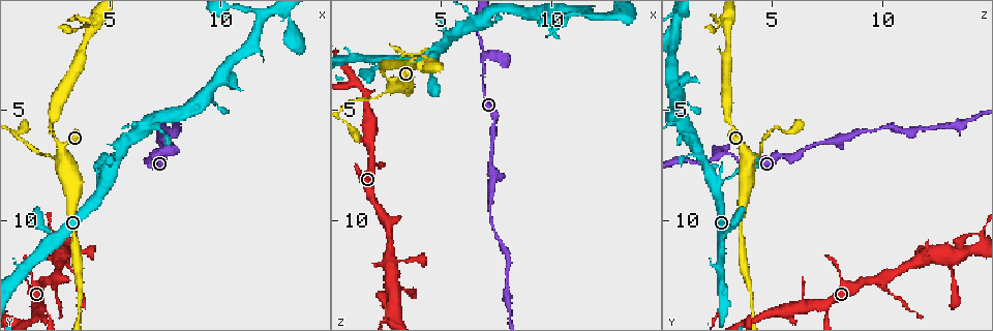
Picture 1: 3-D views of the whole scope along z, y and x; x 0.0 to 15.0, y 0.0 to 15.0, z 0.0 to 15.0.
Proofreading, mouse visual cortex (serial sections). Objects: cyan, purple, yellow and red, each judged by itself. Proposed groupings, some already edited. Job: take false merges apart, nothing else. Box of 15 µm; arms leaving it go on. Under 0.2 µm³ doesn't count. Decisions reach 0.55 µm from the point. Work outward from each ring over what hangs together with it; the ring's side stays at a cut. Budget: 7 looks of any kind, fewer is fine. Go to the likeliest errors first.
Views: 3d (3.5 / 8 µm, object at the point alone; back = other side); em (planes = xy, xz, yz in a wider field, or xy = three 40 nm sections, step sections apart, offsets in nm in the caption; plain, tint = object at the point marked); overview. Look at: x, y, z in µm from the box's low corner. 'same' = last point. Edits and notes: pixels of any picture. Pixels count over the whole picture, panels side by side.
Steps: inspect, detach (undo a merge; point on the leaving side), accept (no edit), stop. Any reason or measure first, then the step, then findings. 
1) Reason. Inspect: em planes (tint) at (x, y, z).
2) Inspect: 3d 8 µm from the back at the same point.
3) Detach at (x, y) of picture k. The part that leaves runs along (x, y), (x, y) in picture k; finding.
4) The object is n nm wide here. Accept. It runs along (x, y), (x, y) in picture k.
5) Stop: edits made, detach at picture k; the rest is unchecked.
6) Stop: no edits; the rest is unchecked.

Closes a loop. Inspect: 3d 3.5 µm at (2.5, 10.7, 13.9).

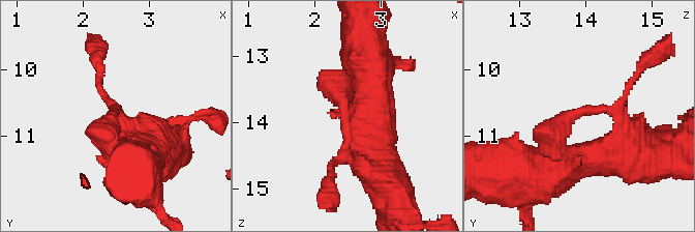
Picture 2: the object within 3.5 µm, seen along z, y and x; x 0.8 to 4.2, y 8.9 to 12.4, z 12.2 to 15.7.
The arms are 150, 250 nm wide. Inspect: em xy step 3 (tint) at (2.45, 10.55, 14.00).

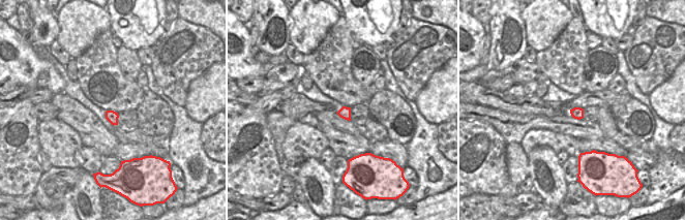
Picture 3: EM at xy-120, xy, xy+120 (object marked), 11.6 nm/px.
Accept. It runs along (621, 143), (618, 108), (584, 108) in picture 2; continuous, no second cell.

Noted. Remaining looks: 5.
Sharp bend. Inspect: 3d 3.5 µm at (6.9, 6.9, 2.7).

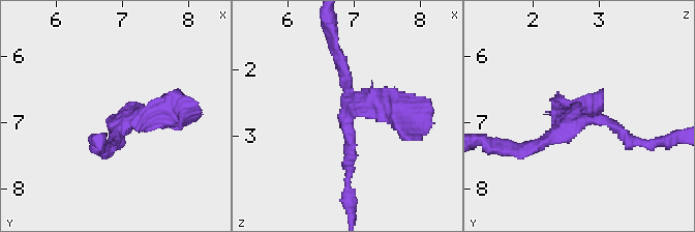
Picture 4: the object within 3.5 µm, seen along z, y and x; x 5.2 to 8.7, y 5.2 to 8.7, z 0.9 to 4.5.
Inspect: em planes (tint) at (6.90, 7.00, 2.70).

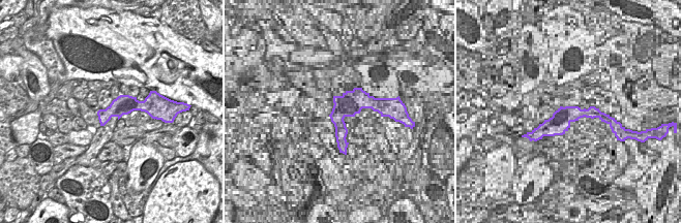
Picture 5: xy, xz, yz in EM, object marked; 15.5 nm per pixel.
Accept. It runs along (350, 176), (346, 113), (410, 116) in picture 4; continuous, no second cell.

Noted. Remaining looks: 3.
Inspect: 3d 3.5 µm at (2.5, 7.1, 4.1).

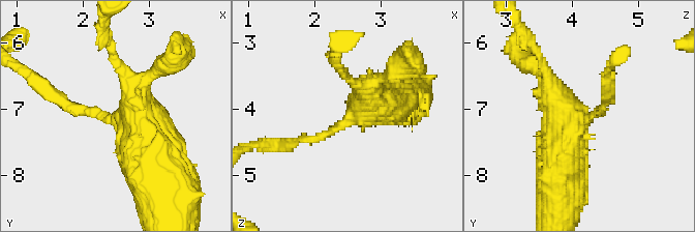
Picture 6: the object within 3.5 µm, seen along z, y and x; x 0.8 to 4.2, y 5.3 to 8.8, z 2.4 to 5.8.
Accept. It runs along (136, 83), (139, 114), (123, 120), (53, 95) in picture 6; one cell here.

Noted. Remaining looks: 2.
Stop: no edits; the rest is unchecked.

